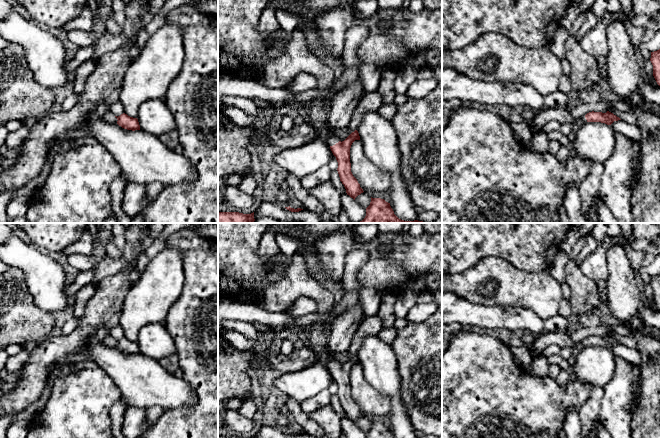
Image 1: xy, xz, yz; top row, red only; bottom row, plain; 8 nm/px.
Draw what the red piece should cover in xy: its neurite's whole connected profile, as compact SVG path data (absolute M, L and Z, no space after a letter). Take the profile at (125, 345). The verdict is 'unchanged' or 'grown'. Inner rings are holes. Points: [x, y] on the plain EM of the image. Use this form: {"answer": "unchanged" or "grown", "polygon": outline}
{"answer": "grown", "polygon": "M108 333L103 334L102 342L111 348L118 348L127 354L140 354L140 349L137 342L133 342L123 337L120 340L115 340Z"}

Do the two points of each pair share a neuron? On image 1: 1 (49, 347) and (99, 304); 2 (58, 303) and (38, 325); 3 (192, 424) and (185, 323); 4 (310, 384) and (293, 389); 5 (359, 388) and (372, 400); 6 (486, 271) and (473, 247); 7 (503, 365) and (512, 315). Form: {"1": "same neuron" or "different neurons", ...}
{"1": "same neuron", "2": "different neurons", "3": "same neuron", "4": "same neuron", "5": "same neuron", "6": "different neurons", "7": "different neurons"}

